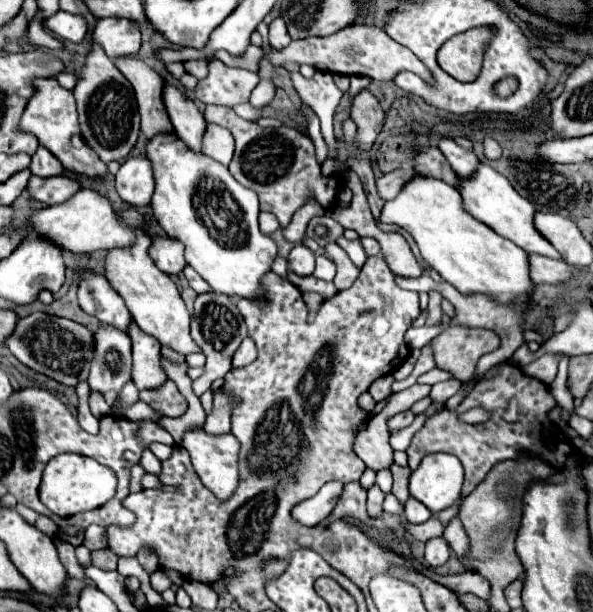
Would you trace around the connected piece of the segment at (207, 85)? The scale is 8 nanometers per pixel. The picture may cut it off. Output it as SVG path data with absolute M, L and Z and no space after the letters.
M213 60L209 64L209 76L197 82L195 96L203 104L237 106L249 100L249 94L257 84L257 74L241 68L229 68L223 62Z

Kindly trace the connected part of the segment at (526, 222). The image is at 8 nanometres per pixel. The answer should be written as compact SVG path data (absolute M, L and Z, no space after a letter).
M479 164L479 170L471 178L459 178L457 190L463 198L463 208L473 218L477 218L479 222L485 222L489 228L493 228L503 238L509 238L511 242L515 242L517 246L521 246L527 252L543 254L549 258L561 258L559 252L551 246L551 242L547 242L535 230L535 226L533 226L533 216L535 216L533 204L529 200L525 200L523 196L519 196L515 192L515 188L509 184L509 180L503 174L499 174L497 170L493 170L491 166Z

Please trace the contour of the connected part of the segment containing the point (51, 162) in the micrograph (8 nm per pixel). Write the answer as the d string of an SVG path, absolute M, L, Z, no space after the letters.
M39 146L39 150L35 152L35 156L31 158L31 174L39 176L39 178L51 178L51 176L59 176L65 174L61 162L49 154L49 150L45 150L43 146Z

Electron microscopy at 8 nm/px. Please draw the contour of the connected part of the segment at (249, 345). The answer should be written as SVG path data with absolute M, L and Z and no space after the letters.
M245 338L243 342L241 342L241 346L237 348L237 352L233 354L233 368L243 368L243 366L247 366L249 362L253 362L255 356L257 354L257 348L255 348L255 342L251 340L251 338Z

